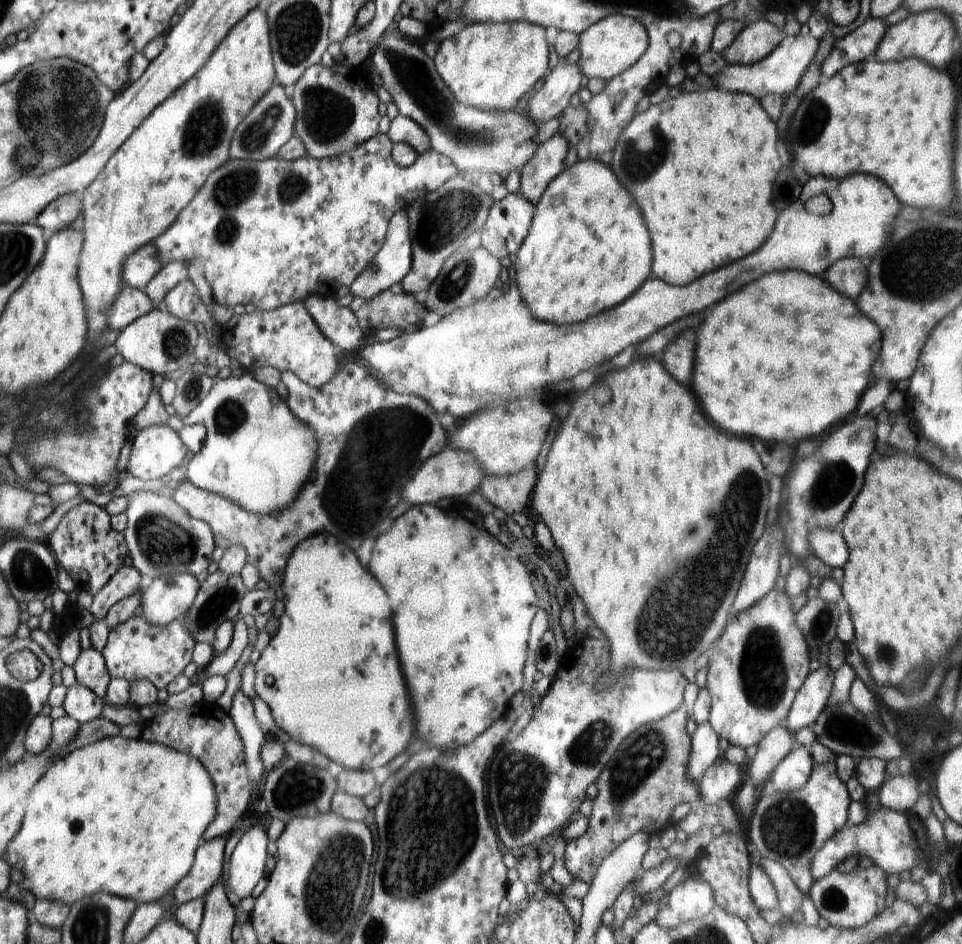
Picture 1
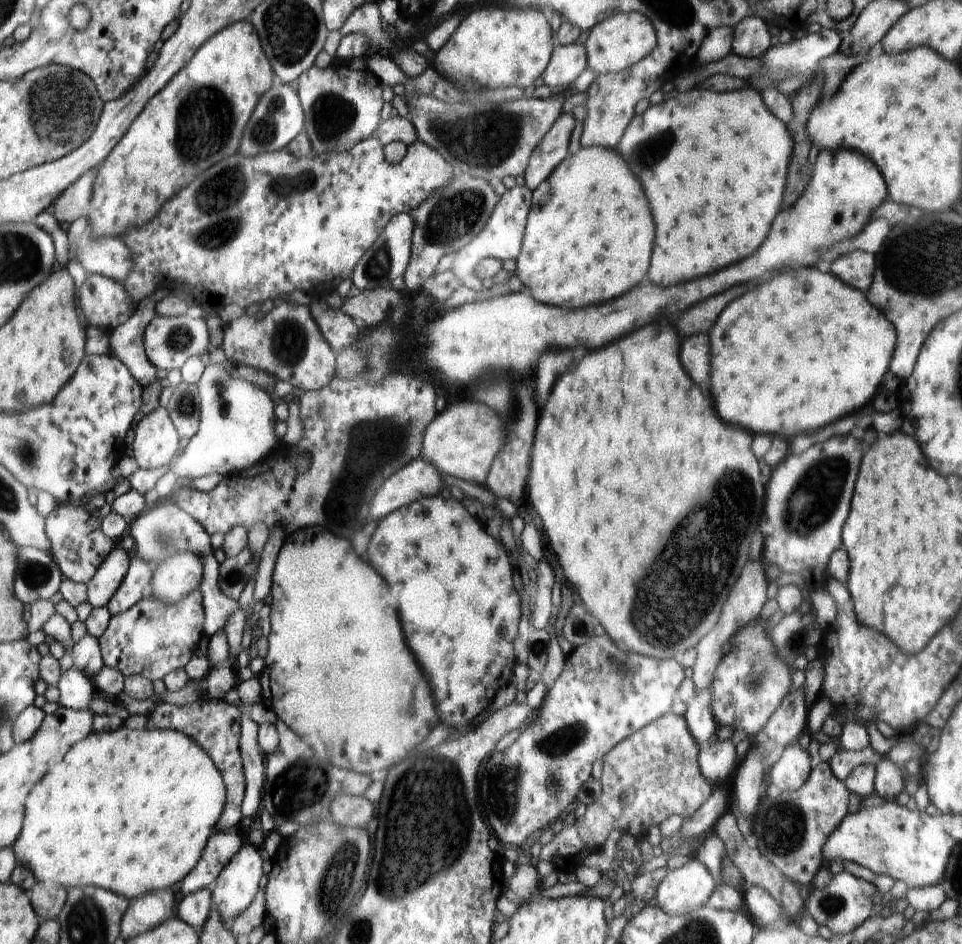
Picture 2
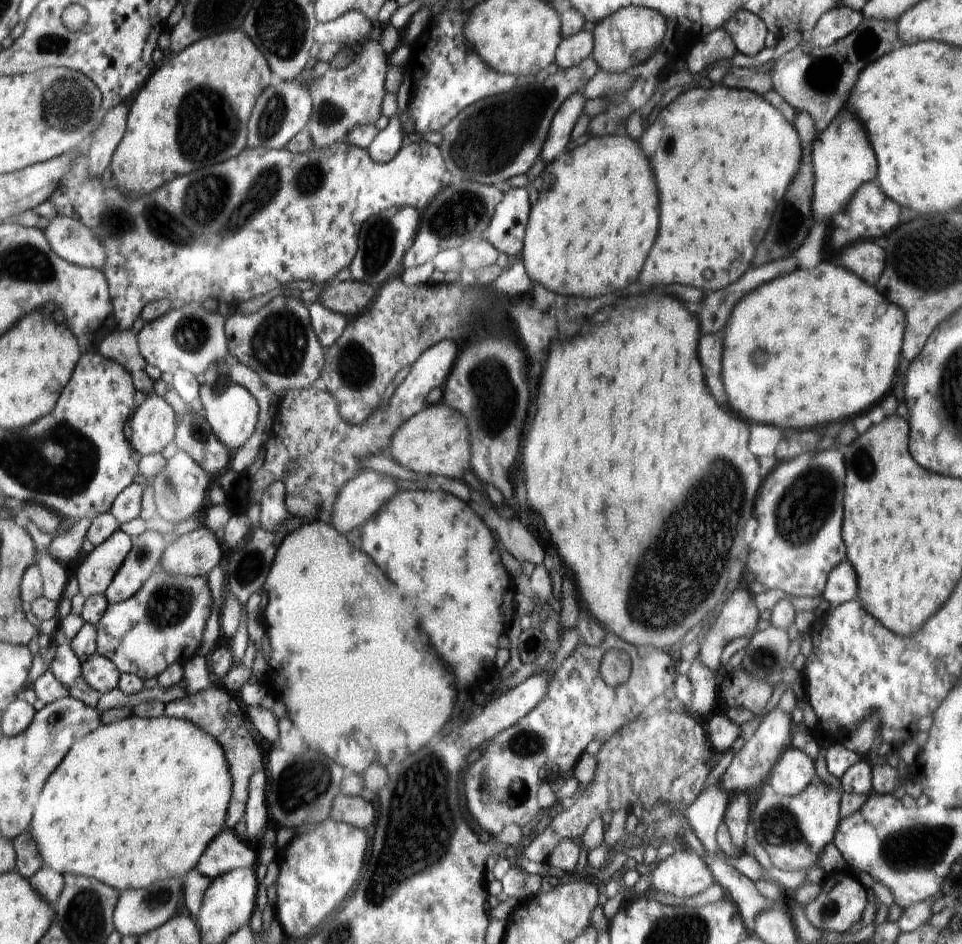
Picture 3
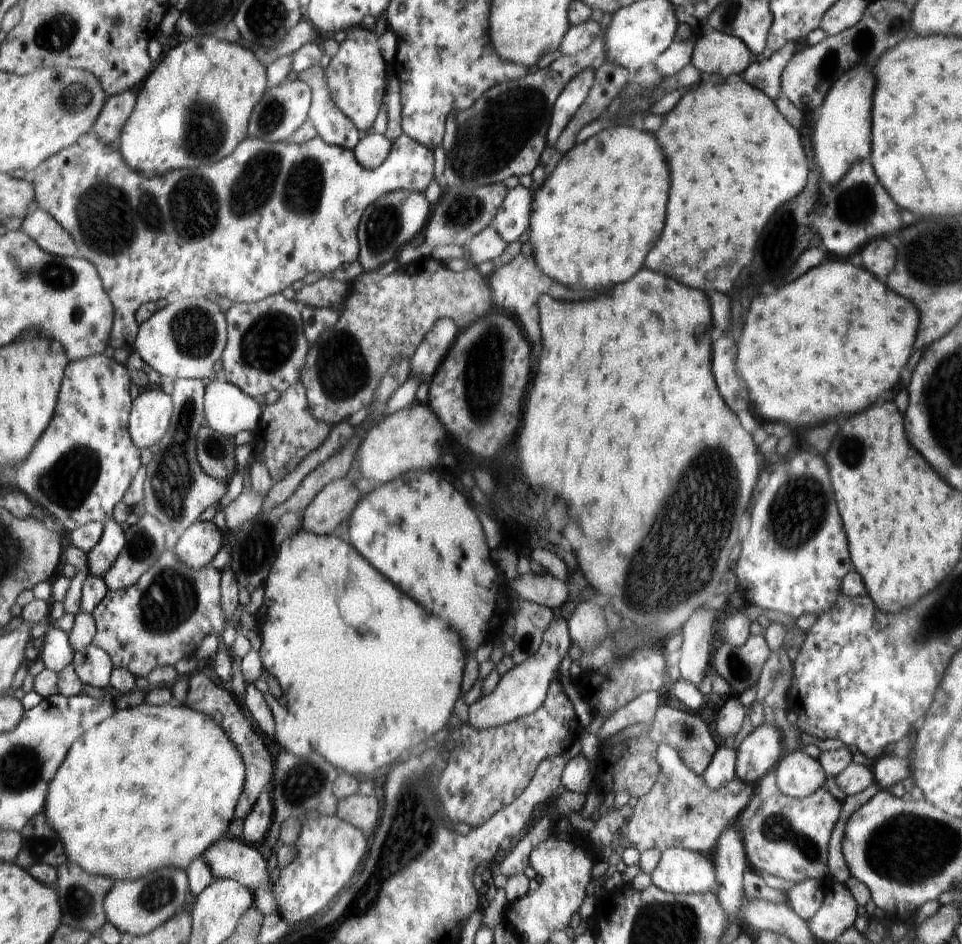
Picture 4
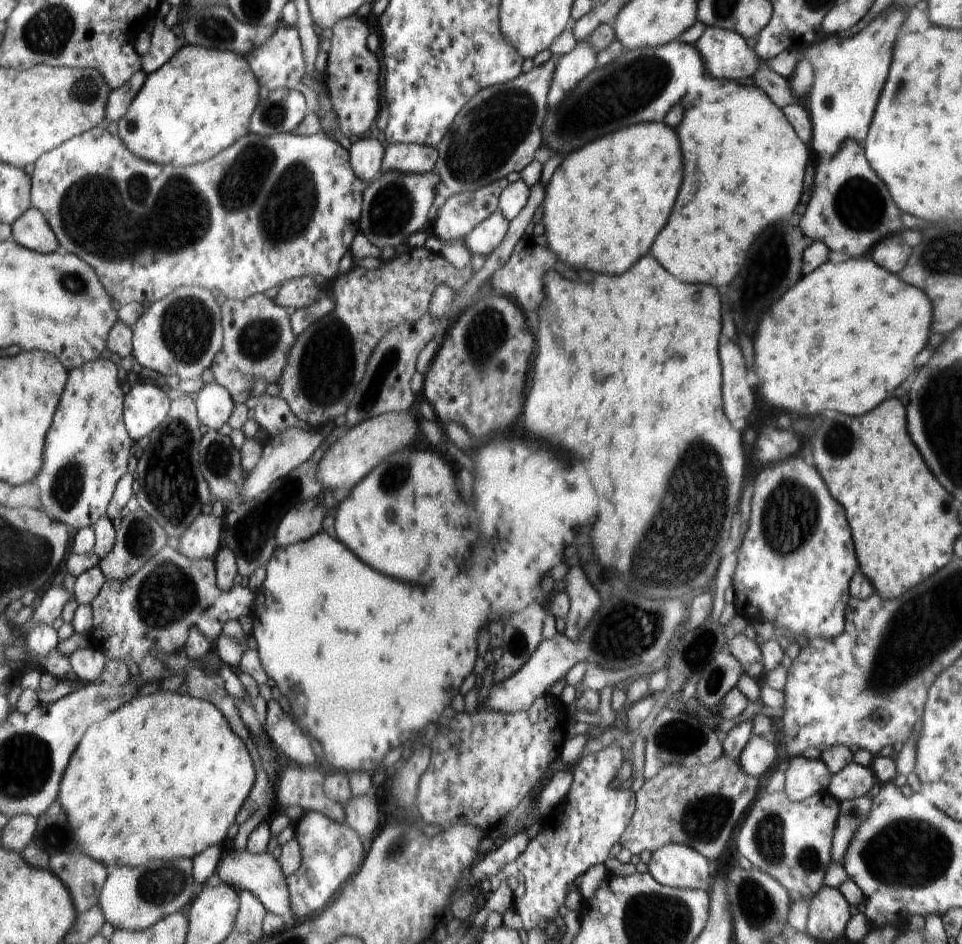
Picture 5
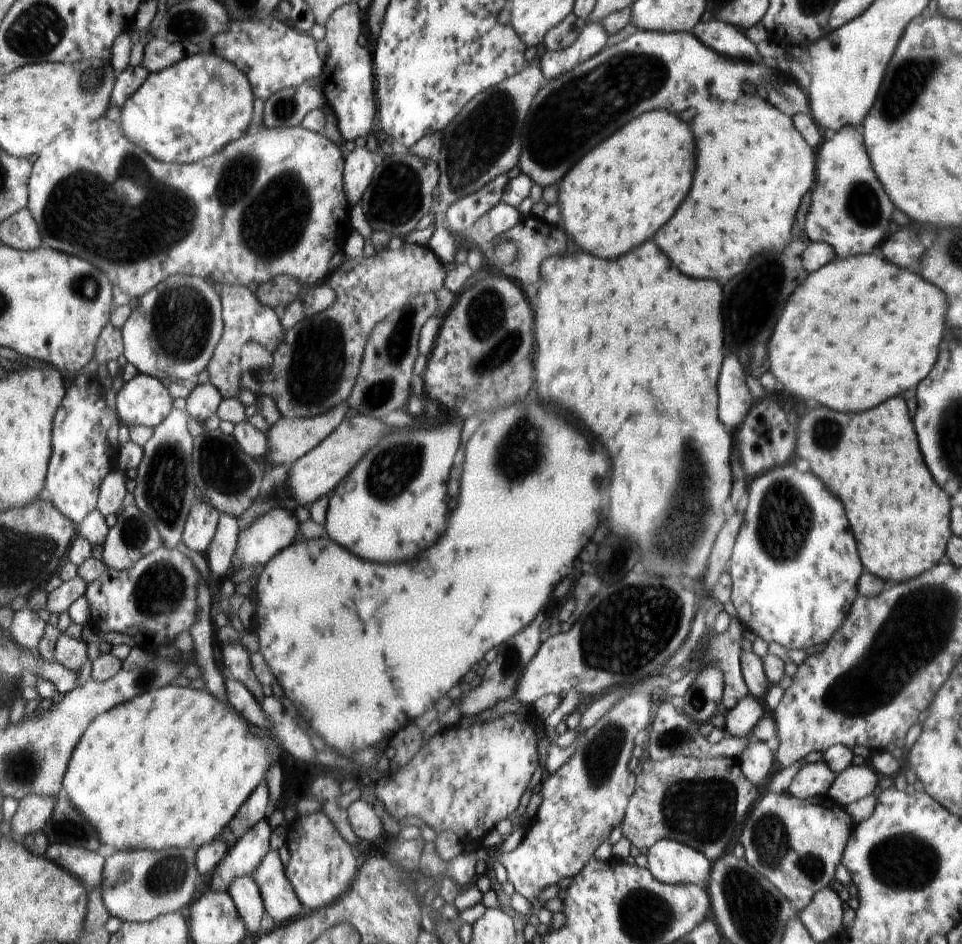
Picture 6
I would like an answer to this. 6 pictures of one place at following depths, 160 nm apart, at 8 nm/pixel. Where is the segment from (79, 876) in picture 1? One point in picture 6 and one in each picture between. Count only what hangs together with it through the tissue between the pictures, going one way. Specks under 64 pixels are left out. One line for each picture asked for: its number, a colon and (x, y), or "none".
2: (130, 811)
3: (140, 799)
4: (153, 787)
5: (176, 759)
6: (175, 740)

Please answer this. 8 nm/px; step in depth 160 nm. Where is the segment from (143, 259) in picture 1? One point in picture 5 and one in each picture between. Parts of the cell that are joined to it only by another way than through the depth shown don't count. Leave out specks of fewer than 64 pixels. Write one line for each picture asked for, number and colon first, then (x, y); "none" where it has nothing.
2: (110, 257)
3: (74, 242)
4: (44, 229)
5: (32, 230)

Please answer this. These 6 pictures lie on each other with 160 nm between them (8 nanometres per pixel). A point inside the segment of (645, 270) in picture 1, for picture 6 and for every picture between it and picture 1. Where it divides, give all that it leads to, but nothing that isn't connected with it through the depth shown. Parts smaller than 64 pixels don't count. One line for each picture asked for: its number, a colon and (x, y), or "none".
2: (574, 252)
3: (592, 222)
4: (613, 211)
5: (602, 213)
6: (628, 187)

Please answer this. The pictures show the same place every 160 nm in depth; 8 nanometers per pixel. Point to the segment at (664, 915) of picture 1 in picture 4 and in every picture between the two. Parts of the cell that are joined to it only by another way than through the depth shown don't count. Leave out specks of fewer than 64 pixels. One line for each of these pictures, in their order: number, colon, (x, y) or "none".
2: (683, 890)
3: (684, 874)
4: (679, 870)

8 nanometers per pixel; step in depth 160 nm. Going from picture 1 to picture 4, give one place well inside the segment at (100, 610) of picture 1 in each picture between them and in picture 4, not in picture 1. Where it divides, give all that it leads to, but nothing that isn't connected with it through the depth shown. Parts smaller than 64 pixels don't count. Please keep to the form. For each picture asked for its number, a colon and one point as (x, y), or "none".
2: (110, 574)
3: (94, 576)
4: (99, 559)

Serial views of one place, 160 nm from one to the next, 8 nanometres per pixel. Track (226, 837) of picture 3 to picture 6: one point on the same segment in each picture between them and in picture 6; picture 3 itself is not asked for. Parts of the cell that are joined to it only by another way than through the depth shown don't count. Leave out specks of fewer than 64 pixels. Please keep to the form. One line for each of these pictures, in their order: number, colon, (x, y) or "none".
4: (227, 860)
5: (258, 873)
6: (281, 902)

